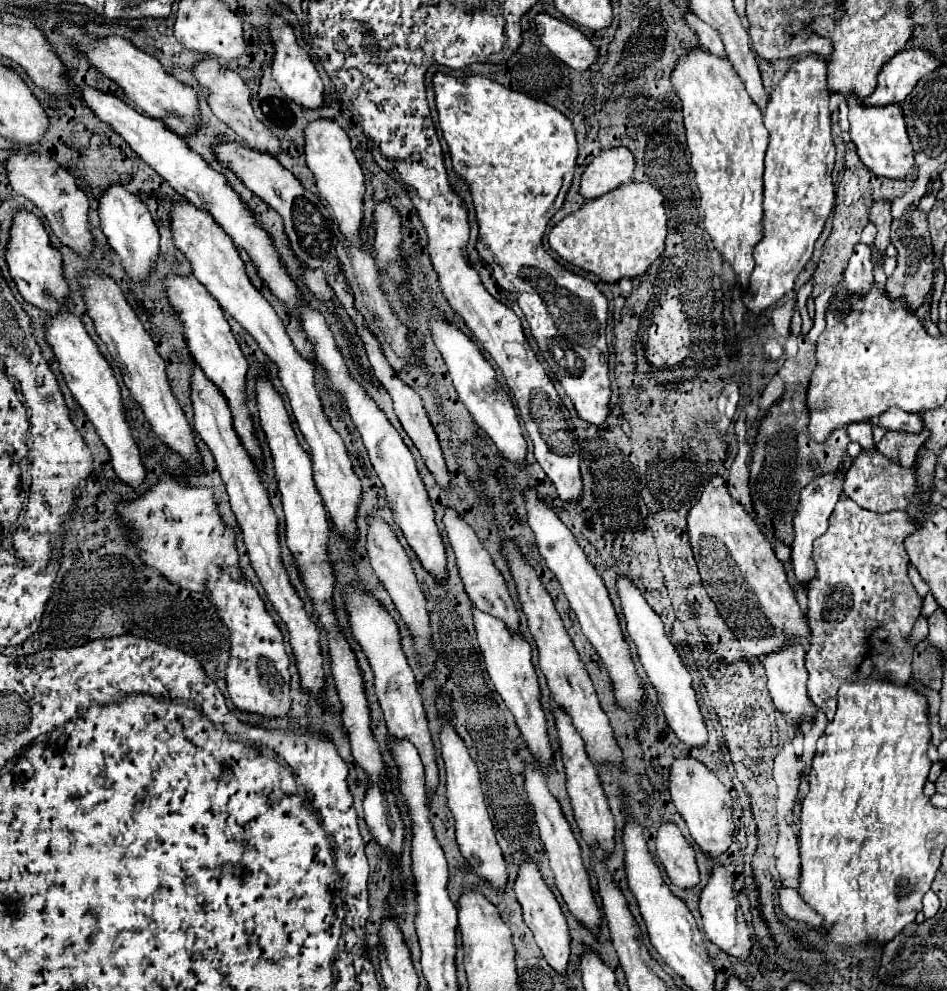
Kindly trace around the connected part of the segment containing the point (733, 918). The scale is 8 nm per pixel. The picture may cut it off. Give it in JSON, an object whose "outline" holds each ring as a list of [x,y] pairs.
{"outline":[[[716,864],[712,868],[708,884],[700,892],[700,914],[702,914],[706,938],[710,942],[714,942],[720,950],[728,952],[730,956],[746,958],[750,954],[750,946],[752,946],[750,938],[754,932],[742,916],[742,910],[740,910],[740,904],[738,904],[738,898],[736,898],[732,884],[734,884],[734,876],[728,872],[728,868],[724,864]]]}

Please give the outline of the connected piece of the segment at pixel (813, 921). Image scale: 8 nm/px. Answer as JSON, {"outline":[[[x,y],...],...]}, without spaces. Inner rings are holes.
{"outline":[[[778,888],[778,902],[780,902],[780,910],[788,918],[802,922],[802,924],[808,924],[808,926],[814,926],[814,928],[822,924],[822,918],[818,914],[814,914],[804,904],[804,900],[798,896],[798,892],[794,888]]]}

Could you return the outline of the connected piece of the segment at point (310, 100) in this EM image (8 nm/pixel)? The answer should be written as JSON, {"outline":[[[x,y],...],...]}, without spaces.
{"outline":[[[272,14],[270,16],[270,26],[268,26],[268,32],[270,32],[270,42],[272,42],[272,48],[274,48],[274,60],[272,60],[272,76],[274,80],[280,84],[282,92],[292,98],[296,104],[302,104],[302,106],[308,106],[308,108],[318,108],[322,106],[322,92],[324,92],[324,86],[322,86],[322,80],[310,60],[310,56],[302,50],[302,46],[298,44],[296,36],[294,36],[294,28],[290,26],[288,20],[284,20],[280,14]]]}

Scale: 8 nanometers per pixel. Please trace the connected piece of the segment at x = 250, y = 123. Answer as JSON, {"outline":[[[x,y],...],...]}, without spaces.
{"outline":[[[202,60],[198,66],[194,66],[194,74],[200,82],[202,88],[206,88],[206,92],[210,94],[208,96],[208,104],[212,108],[212,112],[224,120],[252,150],[258,150],[258,152],[268,152],[272,156],[280,154],[282,152],[282,146],[280,146],[280,140],[266,128],[266,124],[262,120],[258,120],[254,116],[254,110],[250,106],[250,92],[244,84],[244,80],[232,72],[230,68],[224,68],[218,64],[218,60]]]}

